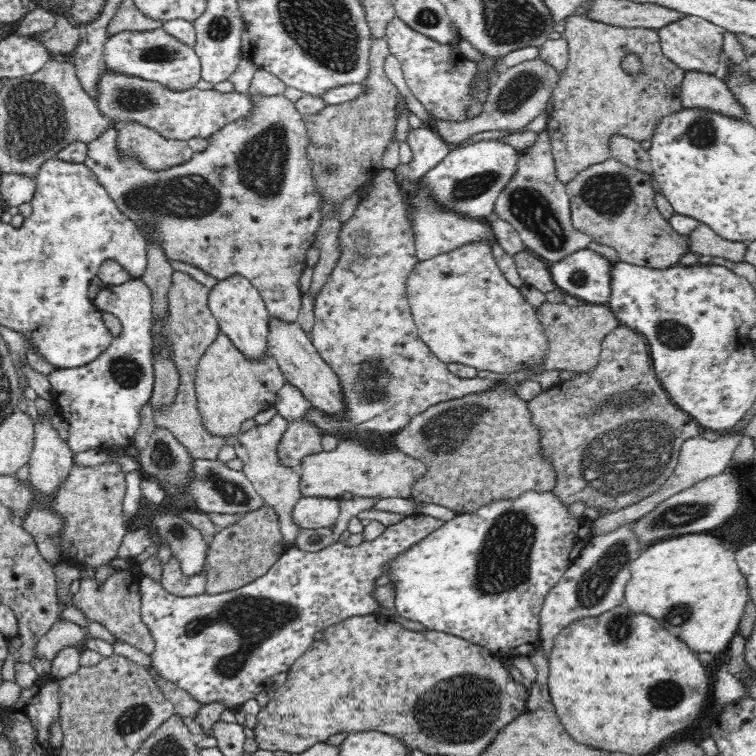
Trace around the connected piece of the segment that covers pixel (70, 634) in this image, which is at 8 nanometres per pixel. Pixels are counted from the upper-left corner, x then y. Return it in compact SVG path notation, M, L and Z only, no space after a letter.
M57 621L52 630L49 630L33 648L31 660L32 667L37 660L44 660L52 663L64 650L76 644L84 644L86 640L103 640L108 644L116 644L117 638L101 624L81 625L68 621Z

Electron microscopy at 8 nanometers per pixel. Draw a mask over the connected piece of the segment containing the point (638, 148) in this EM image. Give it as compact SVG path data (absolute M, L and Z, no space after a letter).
M616 135L610 139L609 158L616 159L630 168L652 173L649 152L644 150L641 142L630 137Z

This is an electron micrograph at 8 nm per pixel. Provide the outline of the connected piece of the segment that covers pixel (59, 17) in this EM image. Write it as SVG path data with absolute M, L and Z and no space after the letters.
M60 12L55 13L56 26L48 32L40 32L33 36L36 40L42 42L52 55L69 56L78 47L82 27L73 27L66 20L66 16Z

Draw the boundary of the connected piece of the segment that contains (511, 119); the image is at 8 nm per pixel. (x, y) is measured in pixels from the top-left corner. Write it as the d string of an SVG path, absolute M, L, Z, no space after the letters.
M539 57L512 67L505 67L487 88L483 109L474 118L464 121L433 119L431 128L451 147L466 140L472 134L486 132L486 130L488 132L498 130L498 132L510 132L510 134L518 133L544 110L545 104L553 96L552 90L554 88L552 86L554 86L554 82L557 82L560 75L560 72L556 72Z

